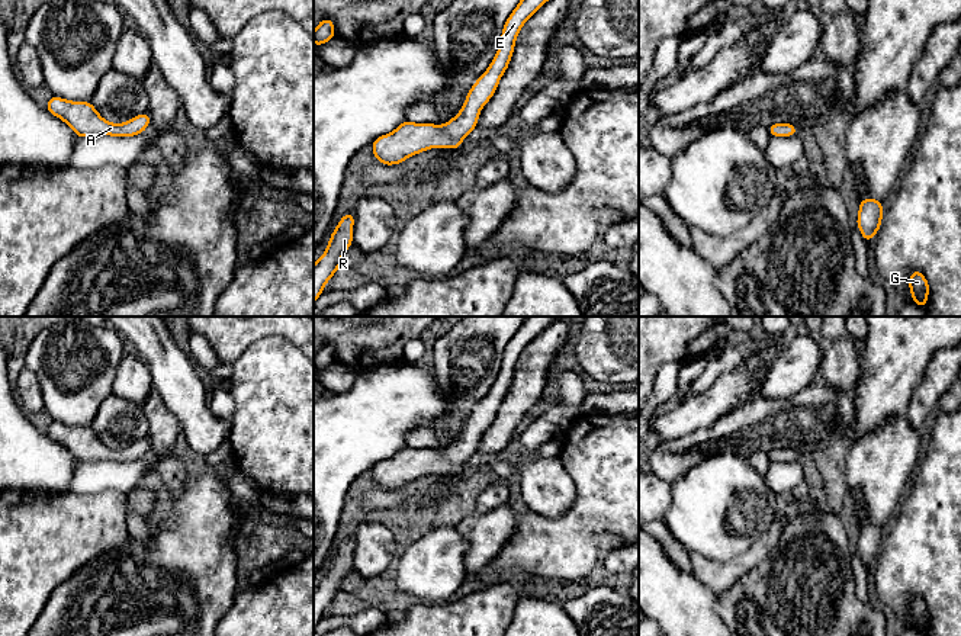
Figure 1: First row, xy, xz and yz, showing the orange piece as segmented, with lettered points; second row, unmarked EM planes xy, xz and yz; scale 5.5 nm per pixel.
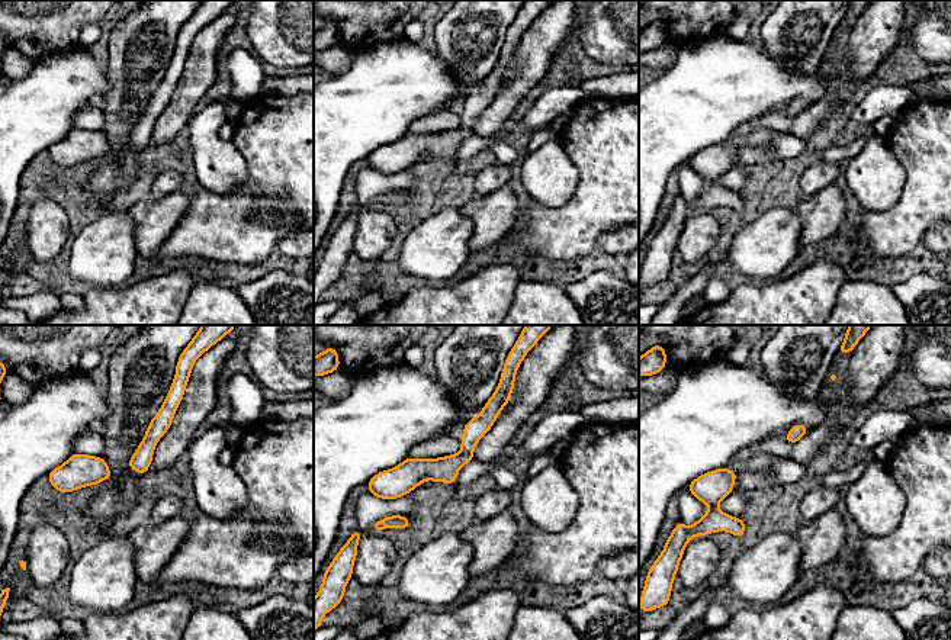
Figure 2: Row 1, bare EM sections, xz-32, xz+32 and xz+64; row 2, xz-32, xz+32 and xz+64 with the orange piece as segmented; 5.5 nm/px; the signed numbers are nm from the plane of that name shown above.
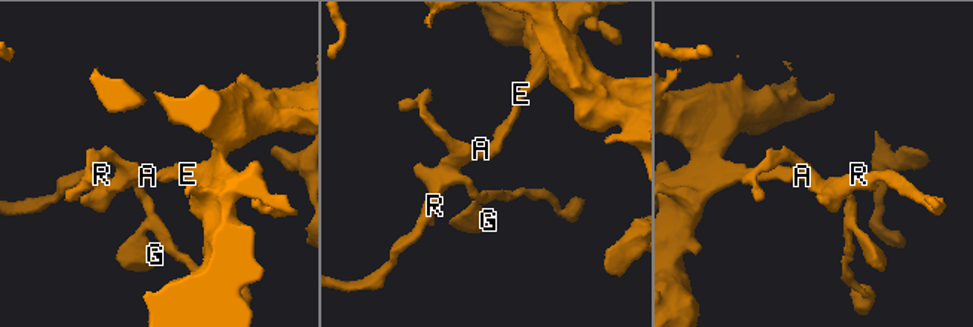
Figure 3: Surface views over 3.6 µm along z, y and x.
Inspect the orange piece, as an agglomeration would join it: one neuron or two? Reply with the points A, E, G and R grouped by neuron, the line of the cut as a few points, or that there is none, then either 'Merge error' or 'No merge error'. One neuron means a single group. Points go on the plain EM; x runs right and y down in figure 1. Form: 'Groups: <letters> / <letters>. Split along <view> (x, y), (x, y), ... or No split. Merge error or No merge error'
Groups: A E G R. No split. No merge error

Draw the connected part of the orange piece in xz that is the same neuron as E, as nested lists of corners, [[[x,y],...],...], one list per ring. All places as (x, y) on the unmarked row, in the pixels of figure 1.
[[[526,317],[504,350],[499,373],[491,391],[470,412],[457,441],[446,450],[402,447],[393,457],[373,466],[372,479],[377,486],[393,491],[428,473],[462,473],[462,466],[478,452],[482,433],[494,421],[510,391],[520,354],[556,318],[560,317]]]

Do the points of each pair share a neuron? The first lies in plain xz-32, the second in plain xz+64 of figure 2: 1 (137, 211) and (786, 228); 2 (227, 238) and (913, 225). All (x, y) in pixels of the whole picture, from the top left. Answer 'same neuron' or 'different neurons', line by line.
1: different neurons
2: same neuron

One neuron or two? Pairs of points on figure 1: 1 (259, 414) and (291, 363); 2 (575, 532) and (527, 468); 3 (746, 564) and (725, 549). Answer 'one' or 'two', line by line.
1: one
2: two
3: two

